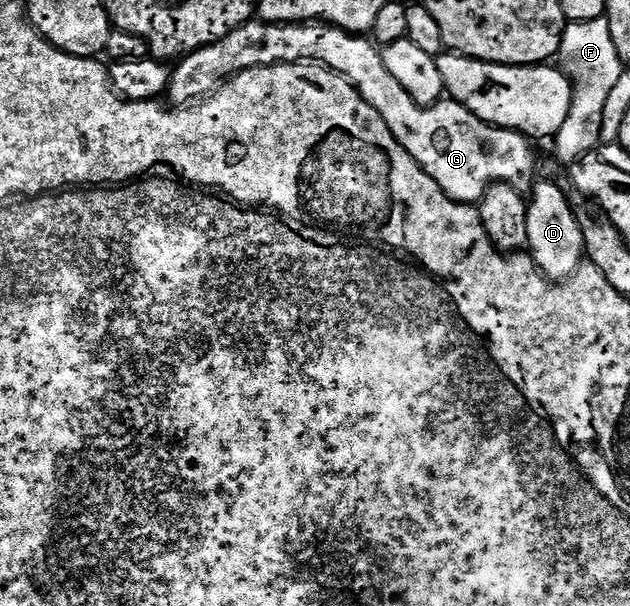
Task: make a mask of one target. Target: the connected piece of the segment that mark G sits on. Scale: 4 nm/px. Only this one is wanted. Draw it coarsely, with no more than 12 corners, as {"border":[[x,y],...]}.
{"border":[[253,20],[183,55],[173,107],[284,62],[341,74],[456,202],[537,181],[533,143],[419,106],[367,37]]}

